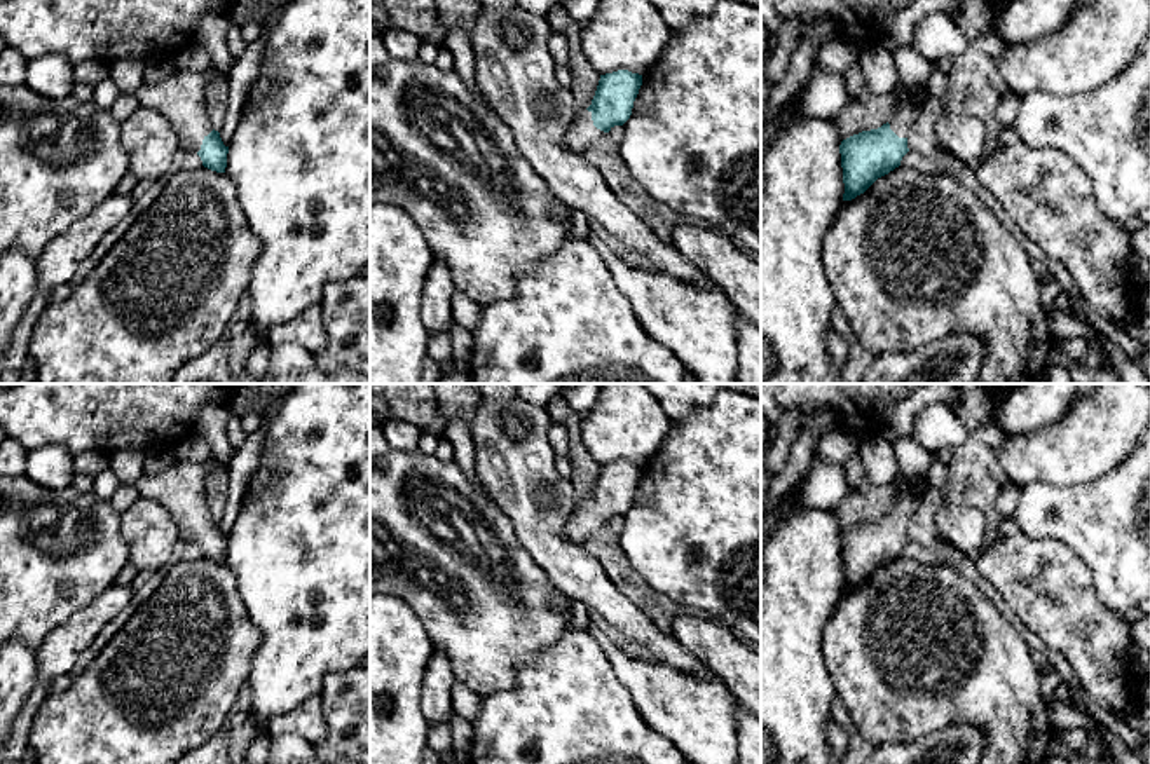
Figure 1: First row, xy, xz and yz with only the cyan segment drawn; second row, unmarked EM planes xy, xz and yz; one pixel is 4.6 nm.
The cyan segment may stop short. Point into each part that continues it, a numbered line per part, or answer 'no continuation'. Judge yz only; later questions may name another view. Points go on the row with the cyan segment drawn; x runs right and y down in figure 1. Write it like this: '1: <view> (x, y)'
1: yz (904, 115)

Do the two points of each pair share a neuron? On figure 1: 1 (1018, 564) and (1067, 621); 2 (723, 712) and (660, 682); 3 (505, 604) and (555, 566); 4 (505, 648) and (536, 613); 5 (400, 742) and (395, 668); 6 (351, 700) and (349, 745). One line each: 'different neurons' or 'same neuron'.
1: same neuron
2: same neuron
3: different neurons
4: same neuron
5: same neuron
6: same neuron

